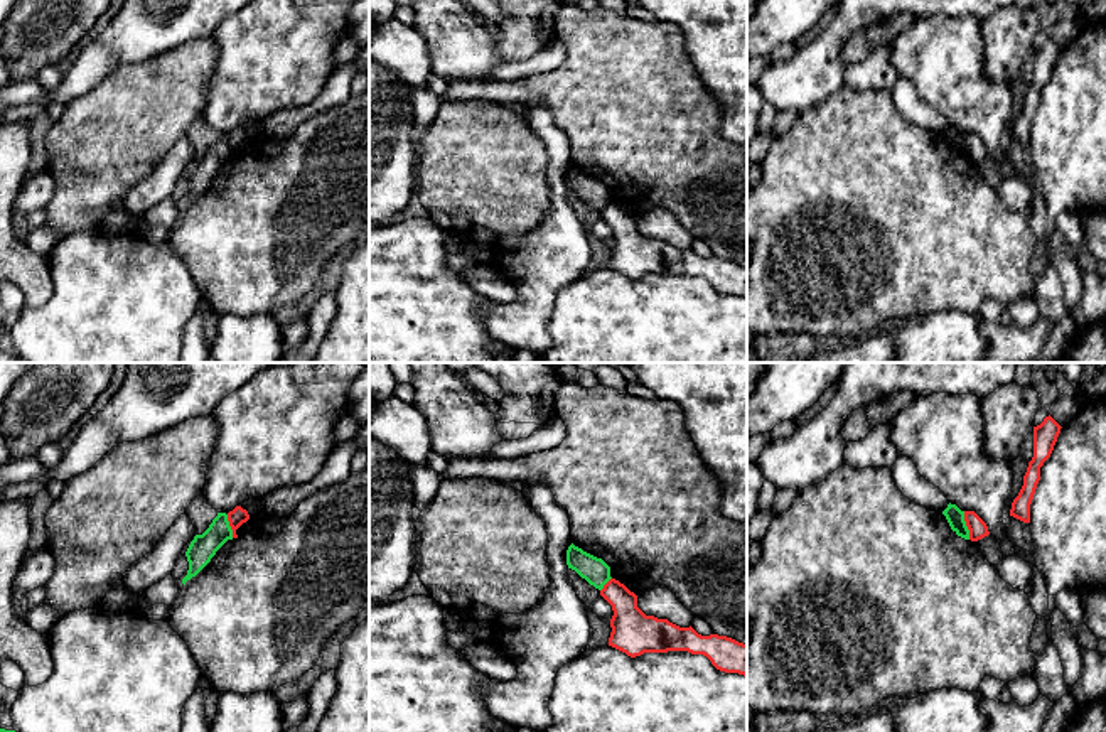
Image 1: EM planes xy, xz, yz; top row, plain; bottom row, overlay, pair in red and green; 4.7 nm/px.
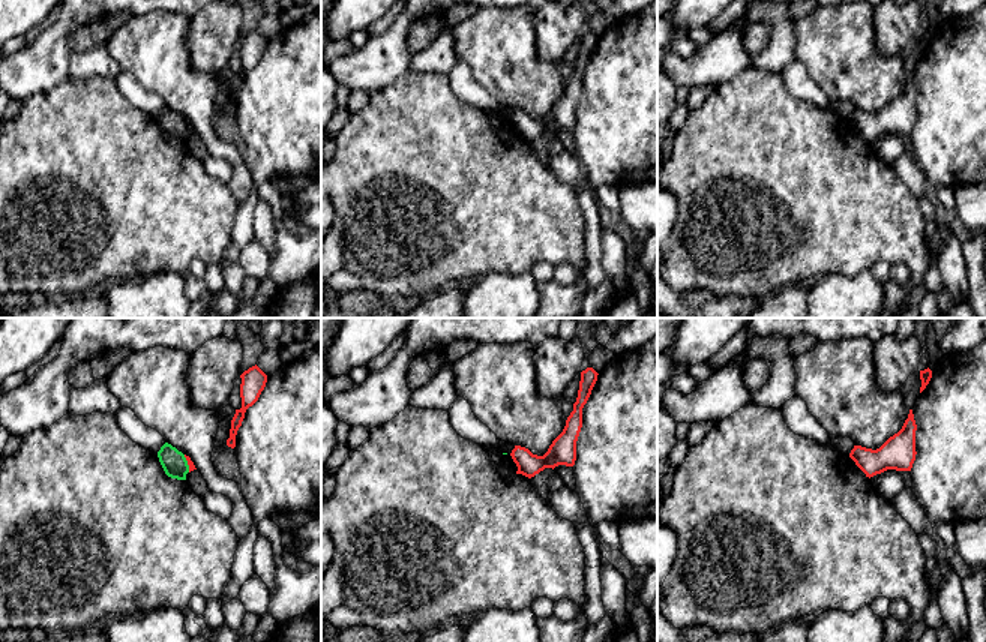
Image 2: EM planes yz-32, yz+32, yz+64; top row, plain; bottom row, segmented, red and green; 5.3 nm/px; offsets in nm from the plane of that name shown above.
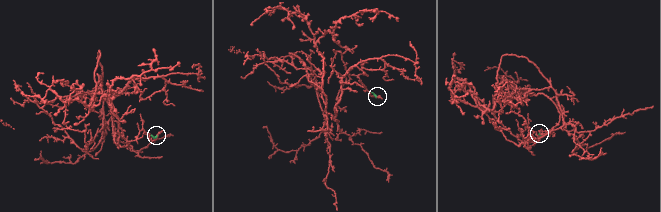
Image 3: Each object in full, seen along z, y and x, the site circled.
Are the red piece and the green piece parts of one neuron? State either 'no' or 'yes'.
no

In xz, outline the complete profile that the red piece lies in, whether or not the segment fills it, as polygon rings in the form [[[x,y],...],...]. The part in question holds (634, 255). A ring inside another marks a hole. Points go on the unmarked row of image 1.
[[[610,201],[600,218],[612,228],[609,268],[631,280],[644,275],[688,273],[706,278],[725,295],[747,299],[747,266],[727,258],[701,258],[691,248],[679,250],[668,241],[646,238],[637,229],[637,218]]]

